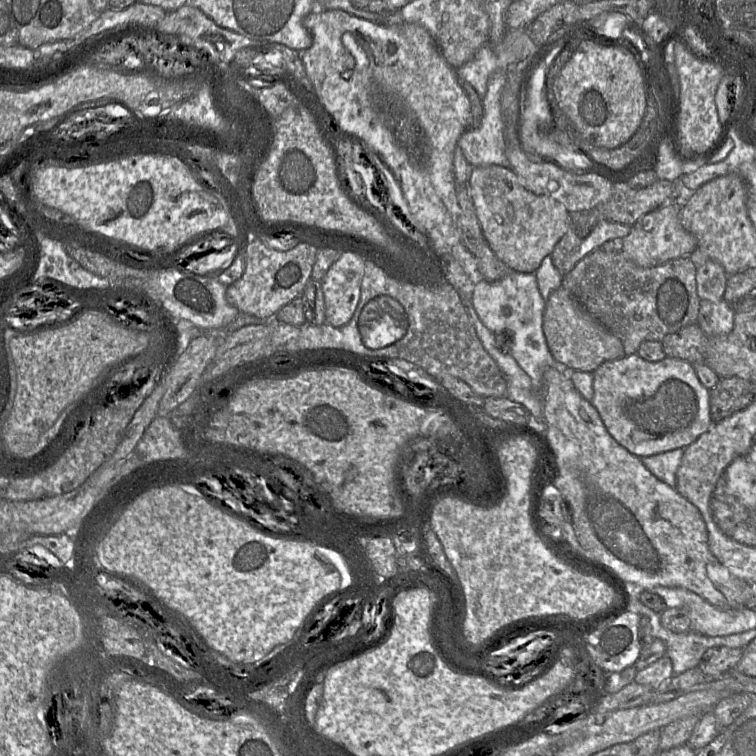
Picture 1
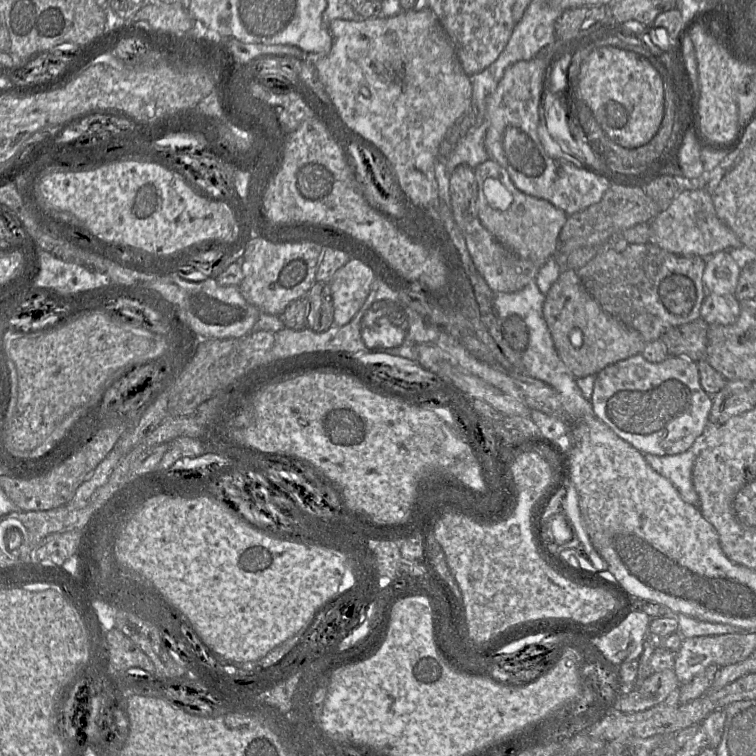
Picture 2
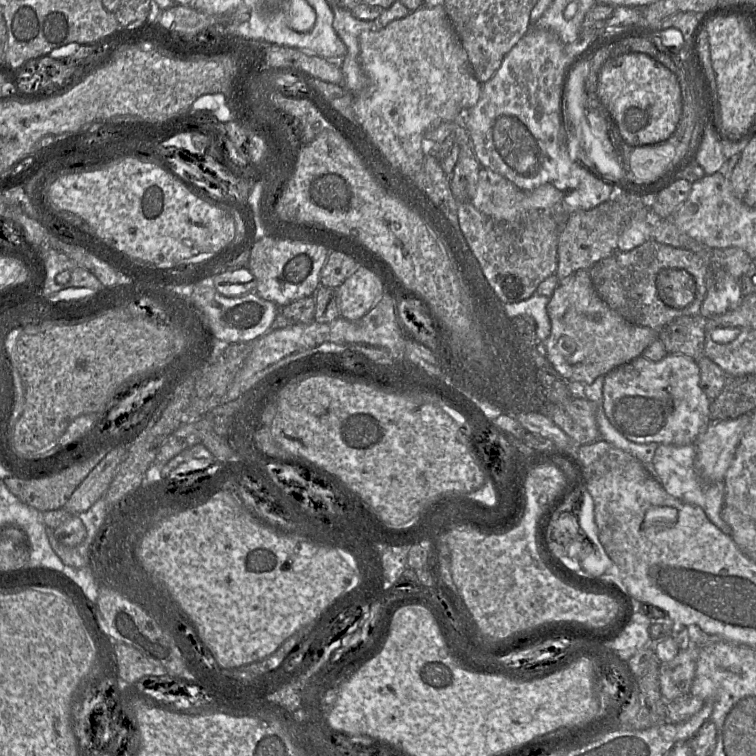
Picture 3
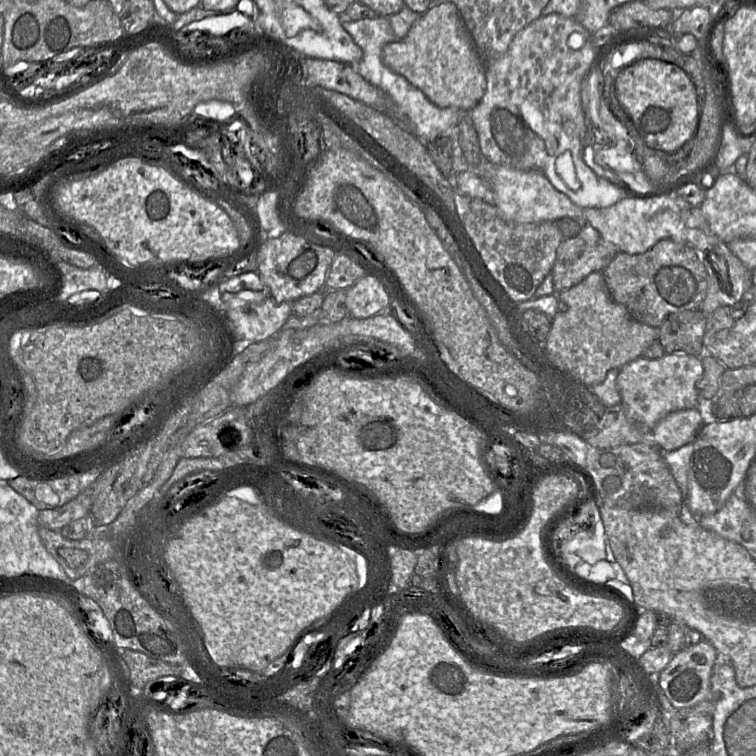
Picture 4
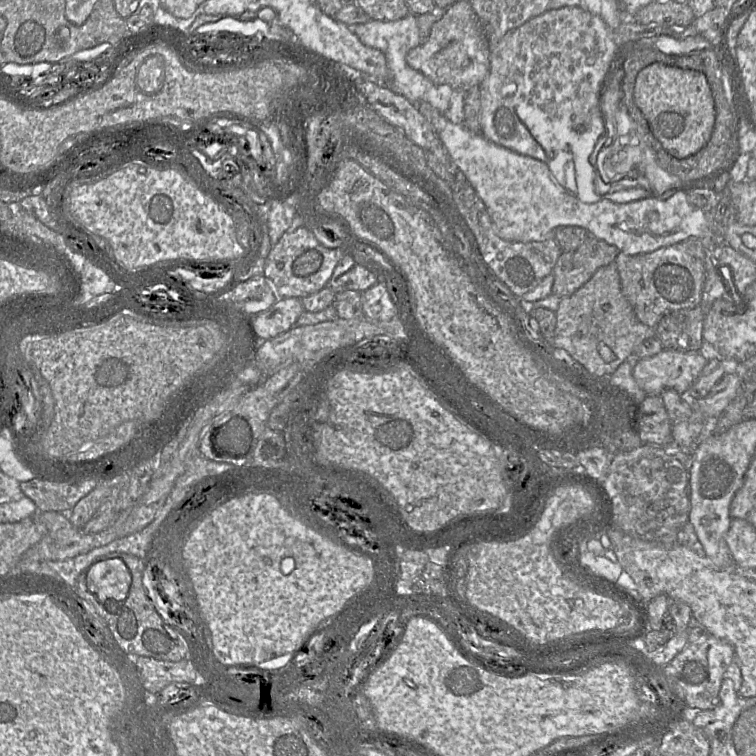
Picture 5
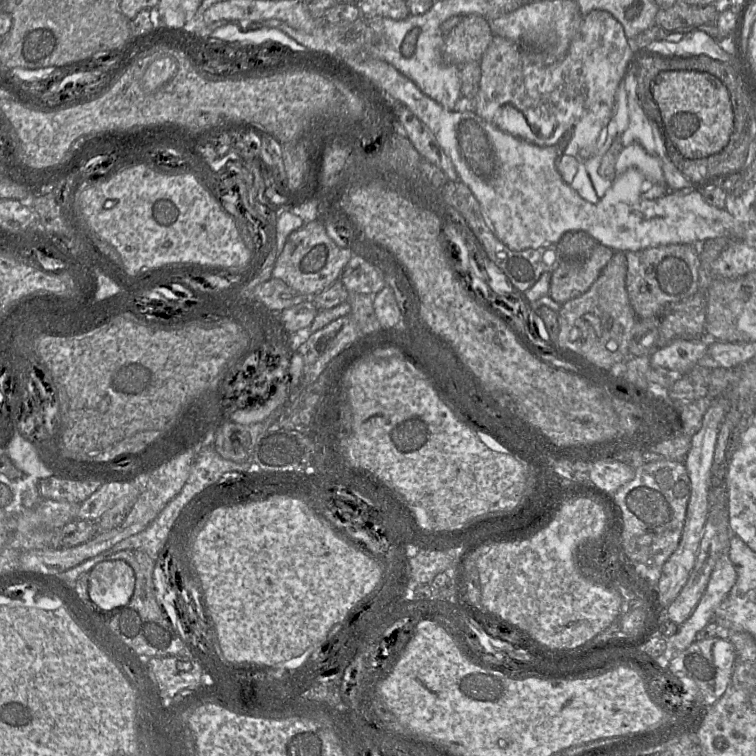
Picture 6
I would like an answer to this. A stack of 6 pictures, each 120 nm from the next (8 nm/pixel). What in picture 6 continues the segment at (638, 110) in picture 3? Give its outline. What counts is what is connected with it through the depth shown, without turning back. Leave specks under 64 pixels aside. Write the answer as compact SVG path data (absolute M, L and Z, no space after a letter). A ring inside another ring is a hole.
M665 70L656 75L651 91L656 103L654 121L661 127L666 145L666 138L670 138L685 158L699 159L720 152L728 144L734 128L734 115L729 92L718 78L698 71Z

